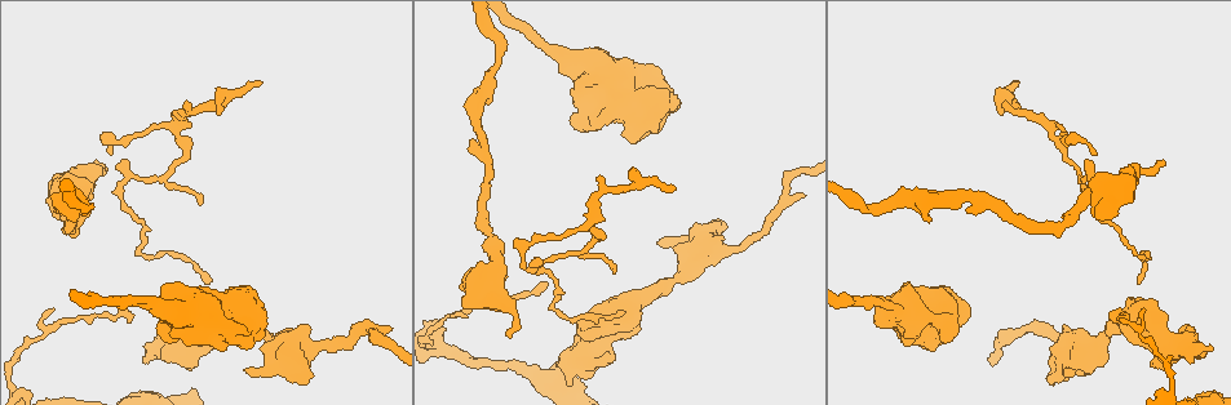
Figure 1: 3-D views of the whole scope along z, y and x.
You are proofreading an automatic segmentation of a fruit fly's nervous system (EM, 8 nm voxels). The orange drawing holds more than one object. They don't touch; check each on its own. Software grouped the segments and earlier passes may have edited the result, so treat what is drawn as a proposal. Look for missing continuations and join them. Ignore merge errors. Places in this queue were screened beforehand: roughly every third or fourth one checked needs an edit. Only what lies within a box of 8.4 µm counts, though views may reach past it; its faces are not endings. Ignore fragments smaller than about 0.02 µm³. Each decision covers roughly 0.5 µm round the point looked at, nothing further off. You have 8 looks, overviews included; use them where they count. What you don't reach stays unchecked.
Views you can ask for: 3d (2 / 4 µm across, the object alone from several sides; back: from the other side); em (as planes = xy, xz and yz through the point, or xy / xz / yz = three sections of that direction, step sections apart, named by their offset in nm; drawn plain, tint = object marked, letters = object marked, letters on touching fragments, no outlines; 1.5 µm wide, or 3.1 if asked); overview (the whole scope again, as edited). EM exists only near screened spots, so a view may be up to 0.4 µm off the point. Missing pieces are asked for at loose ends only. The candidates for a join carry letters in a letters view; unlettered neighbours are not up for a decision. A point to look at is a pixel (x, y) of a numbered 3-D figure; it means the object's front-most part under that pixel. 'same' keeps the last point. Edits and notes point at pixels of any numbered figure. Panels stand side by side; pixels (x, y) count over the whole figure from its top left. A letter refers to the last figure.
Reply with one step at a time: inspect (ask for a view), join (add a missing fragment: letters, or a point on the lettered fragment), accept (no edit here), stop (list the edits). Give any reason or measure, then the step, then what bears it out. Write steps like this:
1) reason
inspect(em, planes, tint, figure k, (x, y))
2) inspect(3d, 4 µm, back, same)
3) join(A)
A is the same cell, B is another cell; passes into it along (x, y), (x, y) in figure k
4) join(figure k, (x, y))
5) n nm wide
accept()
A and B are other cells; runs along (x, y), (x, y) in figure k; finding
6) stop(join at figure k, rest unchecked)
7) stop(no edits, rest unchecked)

free end
inspect(em, planes, tint, figure 1, (51, 312))

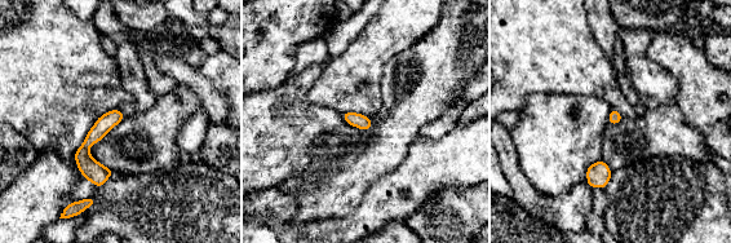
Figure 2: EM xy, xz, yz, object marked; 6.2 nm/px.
see the neighbours
inspect(em, planes, letters, same)

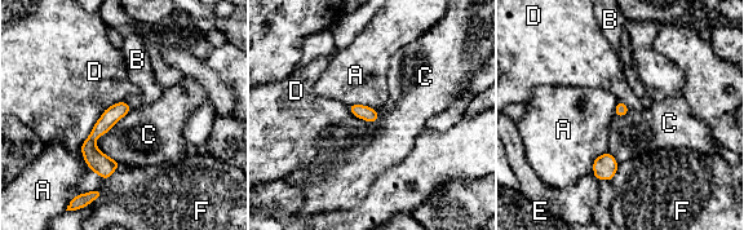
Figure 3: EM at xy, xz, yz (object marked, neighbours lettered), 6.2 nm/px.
accept()
A, B, C, D, E and F are other cells; runs along (123, 105), (92, 137), (103, 175) in figure 3; none of them fits

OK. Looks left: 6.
branch stops here
inspect(em, planes, tint, figure 1, (615, 271))

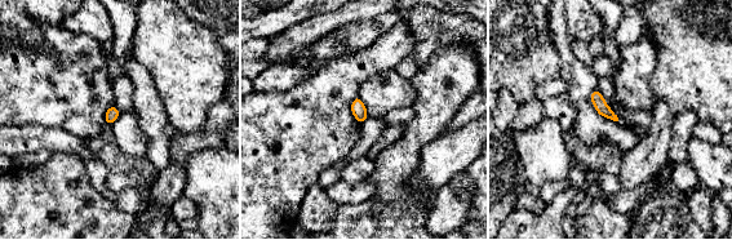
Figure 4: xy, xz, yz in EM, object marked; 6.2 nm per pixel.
inspect(em, planes, letters, same)

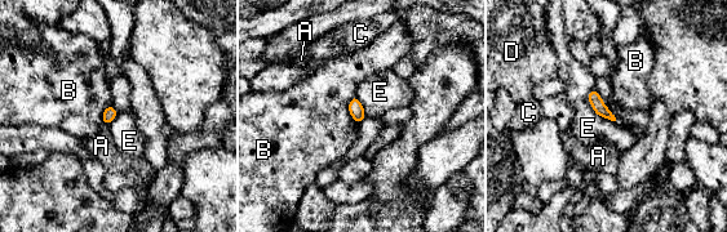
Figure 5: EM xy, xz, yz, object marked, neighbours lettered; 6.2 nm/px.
accept()
A, B, C, D and E are other cells; border along (594, 86), (592, 108), (615, 121) in figure 5; no lettered fragment goes on from it

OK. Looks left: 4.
inspect(3d, 2 µm, figure 1, (660, 239))

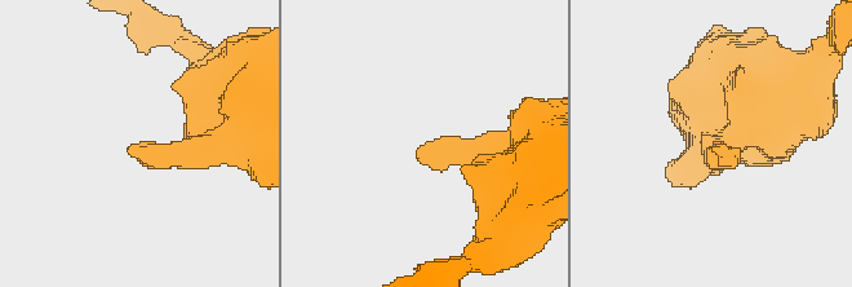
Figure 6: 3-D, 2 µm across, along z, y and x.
need the tissue
inspect(em, planes, letters, figure 6, (132, 147))

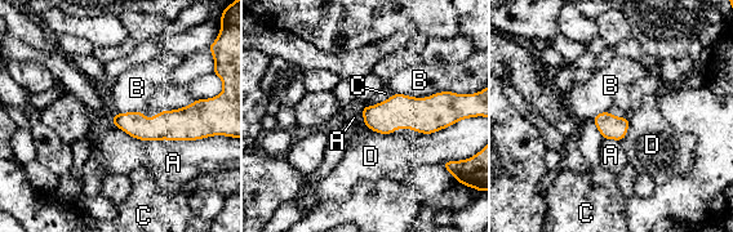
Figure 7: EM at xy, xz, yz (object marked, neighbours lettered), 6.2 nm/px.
140 nm wide
accept()
A, B, C and D are other cells; border along (451, 90), (425, 97), (392, 94) in figure 7; none of them fits

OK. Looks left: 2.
stop(no edits, rest unchecked)

